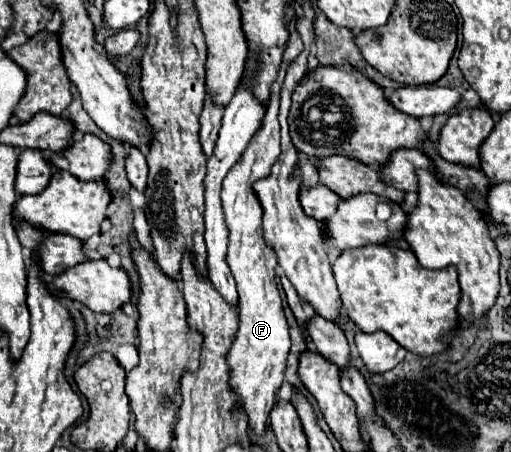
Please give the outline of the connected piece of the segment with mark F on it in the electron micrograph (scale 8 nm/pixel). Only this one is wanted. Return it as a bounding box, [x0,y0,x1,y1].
[223,18,301,436]

